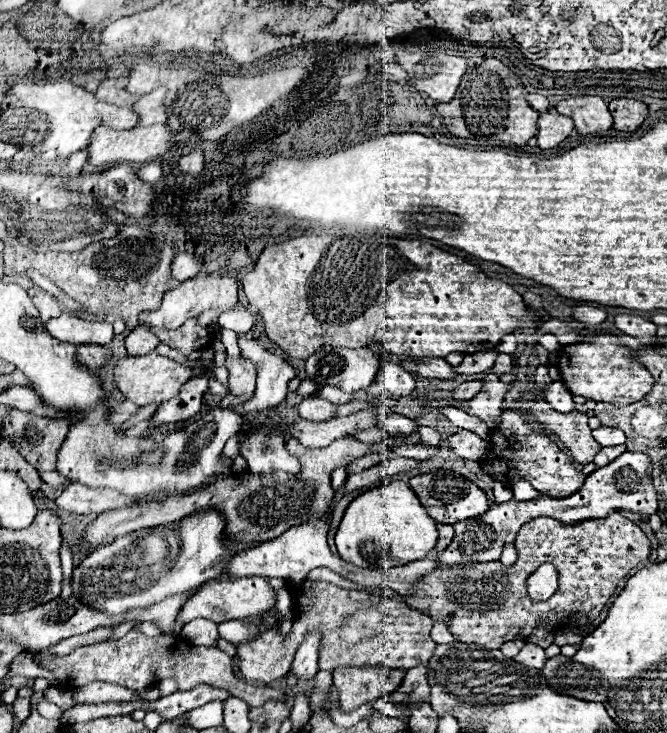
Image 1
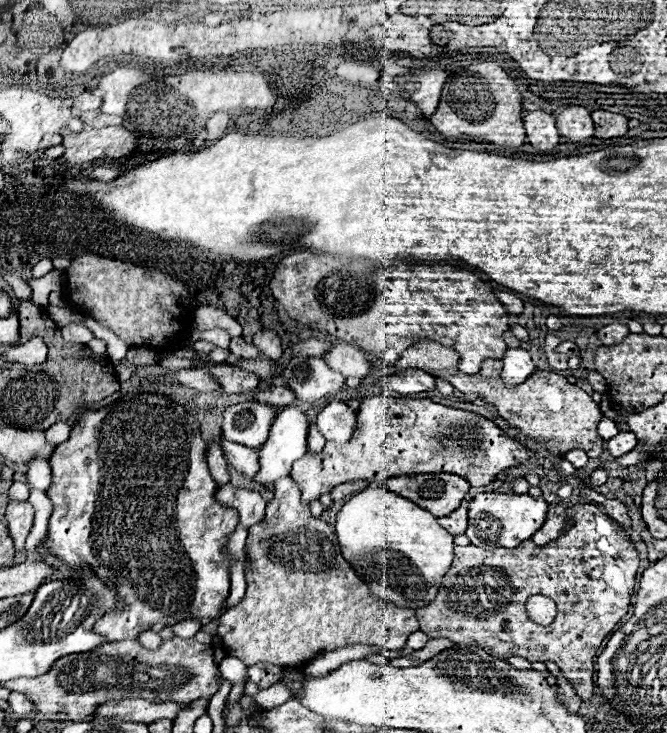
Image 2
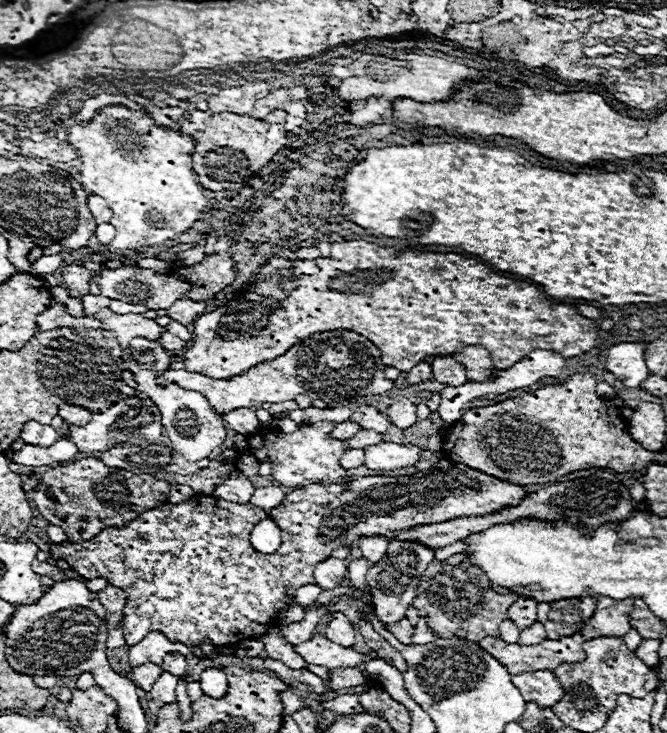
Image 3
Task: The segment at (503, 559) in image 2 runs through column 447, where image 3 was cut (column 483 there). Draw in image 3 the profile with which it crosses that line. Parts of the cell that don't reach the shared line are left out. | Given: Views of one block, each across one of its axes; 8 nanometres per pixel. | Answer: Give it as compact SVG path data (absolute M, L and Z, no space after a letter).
M464 554L450 556L442 562L434 560L422 576L416 592L418 596L414 598L412 606L418 608L418 614L426 618L428 626L440 638L458 636L472 642L478 642L486 636L500 636L498 626L502 620L508 618L508 608L518 600L518 596L514 594L504 596L490 590L486 574L478 566L466 562Z

